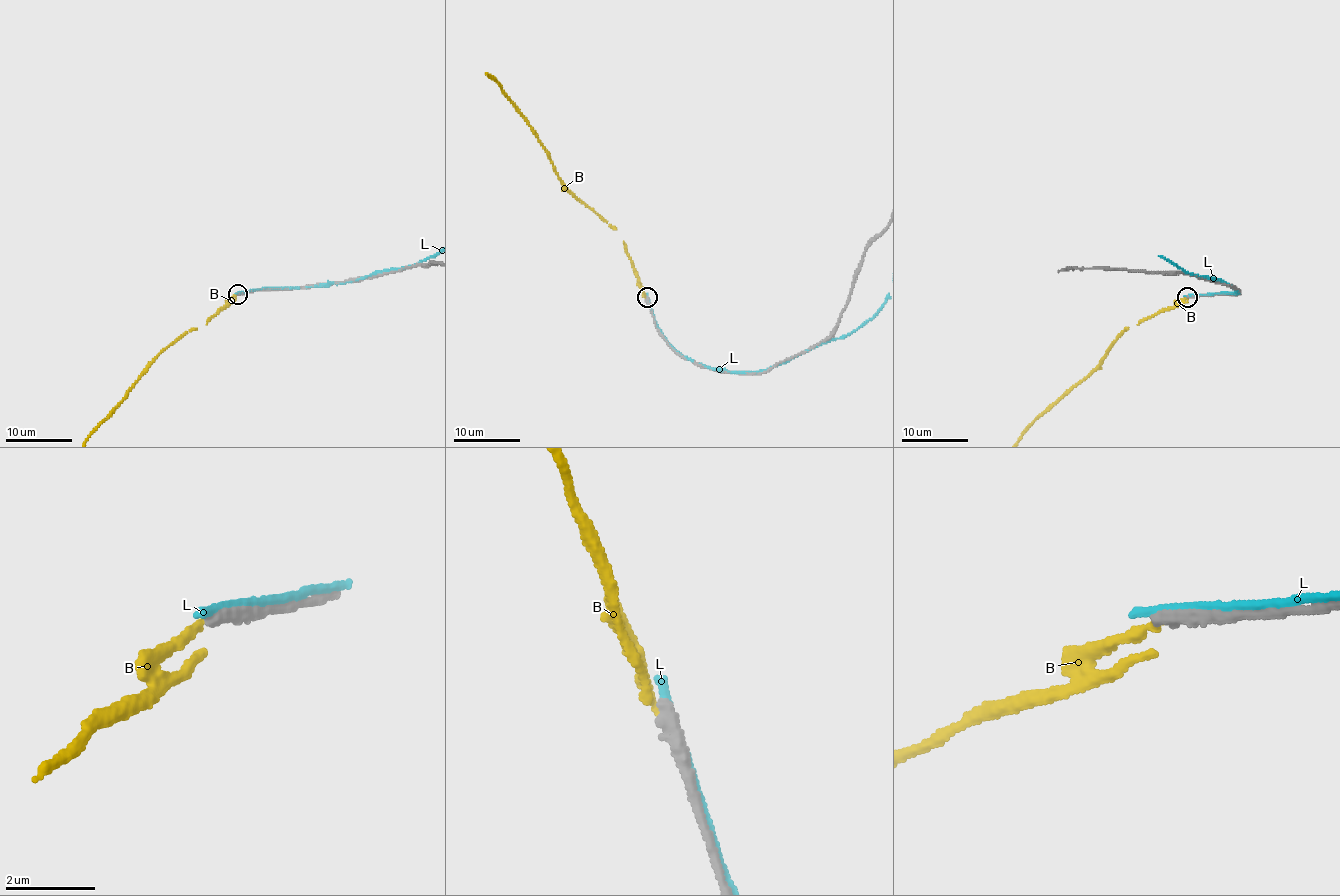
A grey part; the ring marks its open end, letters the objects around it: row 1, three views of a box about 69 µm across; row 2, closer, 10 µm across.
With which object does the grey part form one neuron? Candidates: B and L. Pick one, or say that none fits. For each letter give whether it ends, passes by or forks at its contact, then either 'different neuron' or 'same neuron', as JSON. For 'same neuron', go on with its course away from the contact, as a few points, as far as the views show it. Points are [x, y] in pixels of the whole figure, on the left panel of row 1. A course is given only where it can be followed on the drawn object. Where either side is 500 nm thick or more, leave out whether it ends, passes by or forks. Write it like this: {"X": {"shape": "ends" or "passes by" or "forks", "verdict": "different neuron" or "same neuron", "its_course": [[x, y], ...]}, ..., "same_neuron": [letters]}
{"B": {"shape": "ends", "verdict": "different neuron"}, "L": {"shape": "passes by", "verdict": "different neuron"}, "same_neuron": []}

